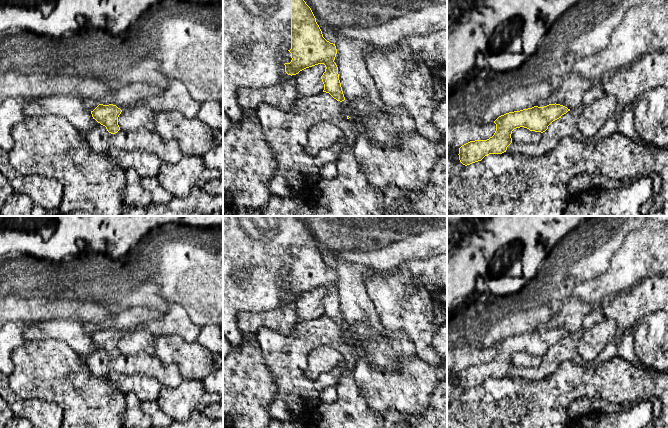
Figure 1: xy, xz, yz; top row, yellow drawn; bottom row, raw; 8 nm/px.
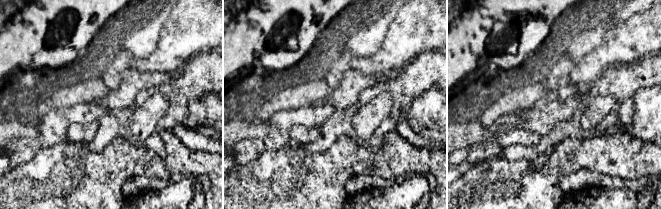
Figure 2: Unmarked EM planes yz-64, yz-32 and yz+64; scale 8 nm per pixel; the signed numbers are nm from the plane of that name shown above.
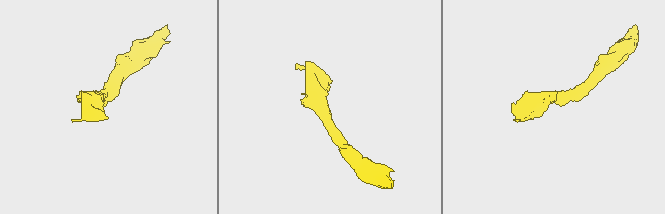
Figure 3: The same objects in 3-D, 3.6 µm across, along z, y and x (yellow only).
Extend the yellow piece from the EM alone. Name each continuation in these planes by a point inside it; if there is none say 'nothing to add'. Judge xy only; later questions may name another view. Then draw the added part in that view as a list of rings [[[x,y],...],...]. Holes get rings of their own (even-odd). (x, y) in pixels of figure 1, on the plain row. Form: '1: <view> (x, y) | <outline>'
nothing to add

